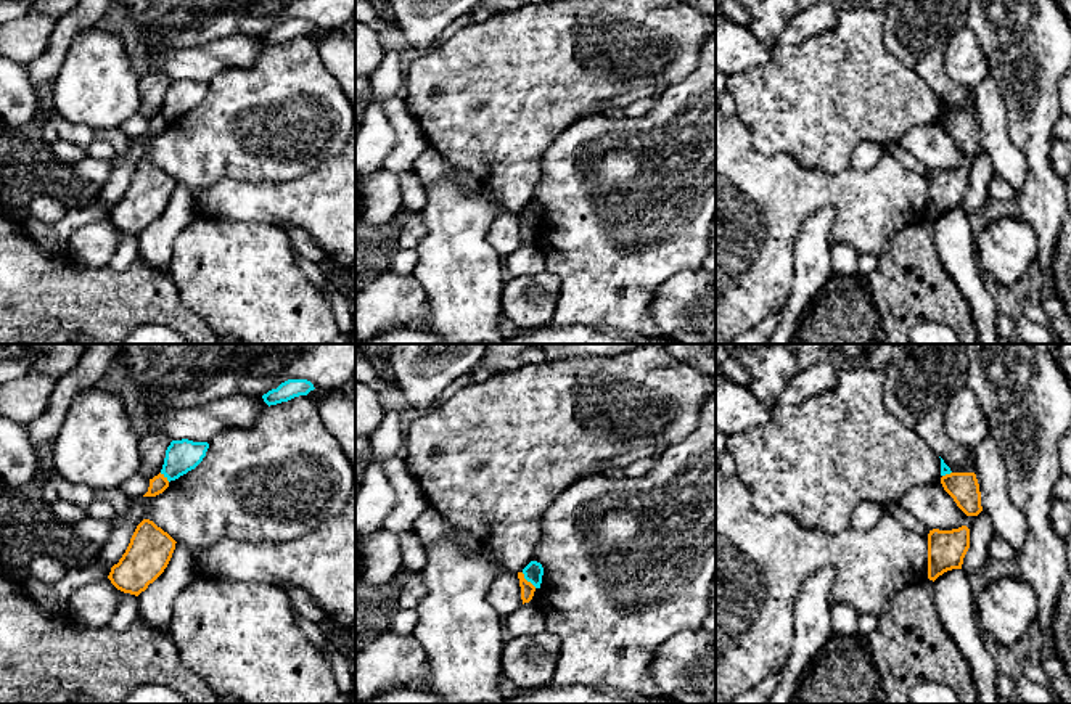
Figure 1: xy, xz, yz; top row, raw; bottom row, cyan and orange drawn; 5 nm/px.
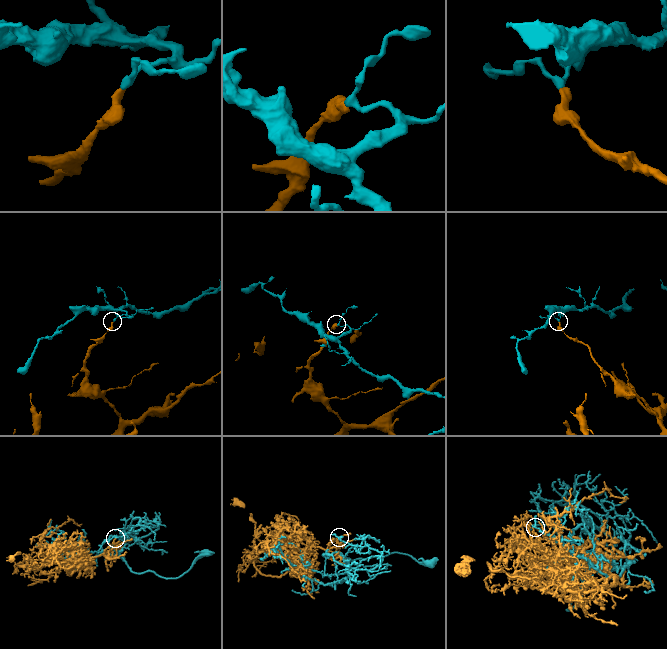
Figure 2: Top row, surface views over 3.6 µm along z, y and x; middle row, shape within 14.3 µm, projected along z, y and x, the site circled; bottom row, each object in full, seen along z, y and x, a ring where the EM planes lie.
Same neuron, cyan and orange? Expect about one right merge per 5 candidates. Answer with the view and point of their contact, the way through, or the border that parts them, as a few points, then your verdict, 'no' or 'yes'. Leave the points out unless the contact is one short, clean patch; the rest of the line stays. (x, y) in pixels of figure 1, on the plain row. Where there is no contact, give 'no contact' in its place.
meets cyan in xz at (528, 221); border along xz (521, 212), (536, 227); no

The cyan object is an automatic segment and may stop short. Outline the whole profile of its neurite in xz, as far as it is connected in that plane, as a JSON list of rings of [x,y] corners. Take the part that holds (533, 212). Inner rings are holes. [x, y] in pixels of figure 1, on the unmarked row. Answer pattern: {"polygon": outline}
{"polygon": [[[531,201],[524,209],[523,209],[524,219],[531,222],[536,228],[540,228],[542,223],[542,215],[544,215],[544,207],[537,201]]]}

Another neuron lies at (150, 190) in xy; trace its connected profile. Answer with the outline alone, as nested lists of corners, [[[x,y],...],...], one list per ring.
[[[143,159],[122,198],[111,207],[108,219],[117,230],[138,236],[164,212],[175,183],[153,161]]]

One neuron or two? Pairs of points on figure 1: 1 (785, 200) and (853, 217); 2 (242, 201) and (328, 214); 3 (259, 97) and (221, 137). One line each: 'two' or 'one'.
1: one
2: one
3: one

